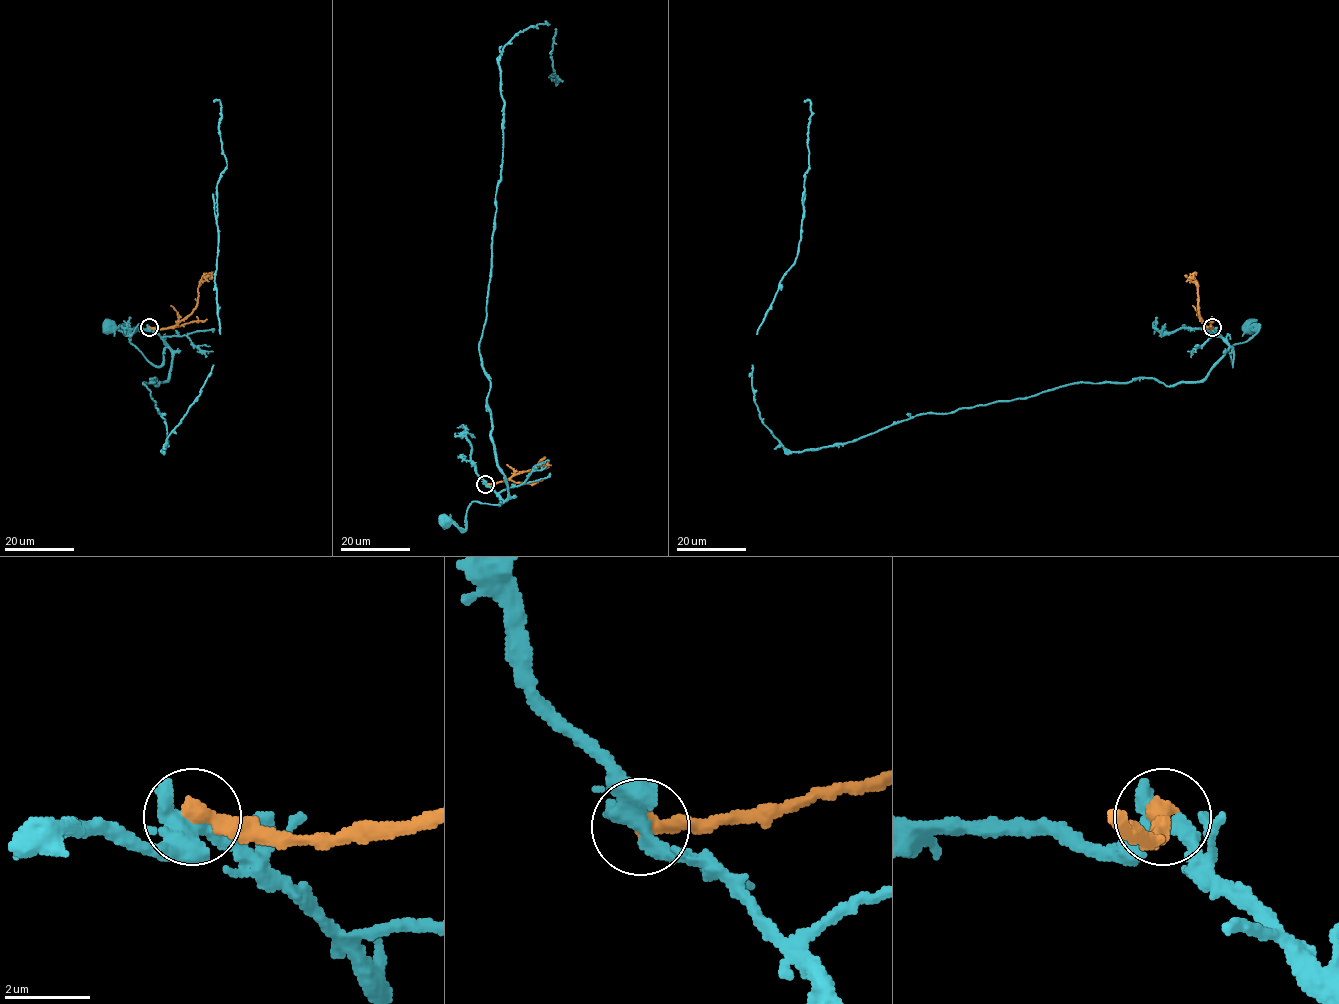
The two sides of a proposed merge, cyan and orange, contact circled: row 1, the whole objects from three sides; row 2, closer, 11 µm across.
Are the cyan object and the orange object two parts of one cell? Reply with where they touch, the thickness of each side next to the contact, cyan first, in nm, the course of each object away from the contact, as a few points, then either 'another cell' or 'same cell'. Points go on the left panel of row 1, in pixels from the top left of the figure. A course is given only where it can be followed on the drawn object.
at (149, 327); 360 nm thick on the cyan side, 420 nm on the other; cyan runs (149, 327), (167, 345), (163, 363), (159, 366), (154, 366), (129, 342), (129, 333), (110, 325); orange runs (149, 327), (173, 327), (187, 317), (196, 305), (200, 280), (206, 274), (214, 274); another cell

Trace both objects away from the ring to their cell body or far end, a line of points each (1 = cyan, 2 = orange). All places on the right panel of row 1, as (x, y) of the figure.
1: (1212, 327), (1233, 351), (1232, 366), (1230, 348), (1246, 342), (1257, 332), (1248, 325)
2: (1212, 327), (1204, 324), (1199, 317), (1198, 286), (1192, 274)

